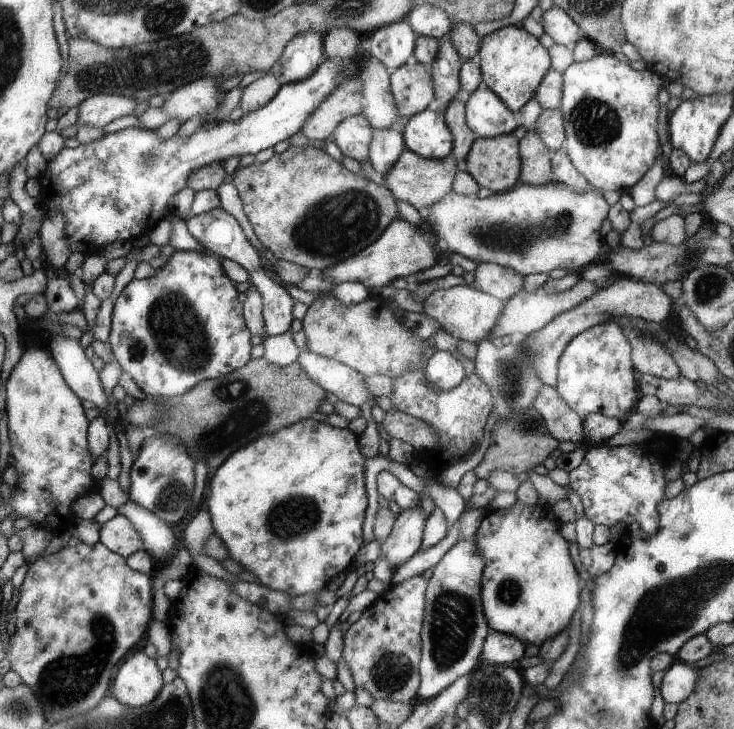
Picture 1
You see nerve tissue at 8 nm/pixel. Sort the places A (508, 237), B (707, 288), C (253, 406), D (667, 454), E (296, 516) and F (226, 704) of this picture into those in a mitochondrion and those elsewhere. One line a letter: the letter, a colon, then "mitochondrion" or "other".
A: mitochondrion
B: mitochondrion
C: mitochondrion
D: other
E: mitochondrion
F: mitochondrion

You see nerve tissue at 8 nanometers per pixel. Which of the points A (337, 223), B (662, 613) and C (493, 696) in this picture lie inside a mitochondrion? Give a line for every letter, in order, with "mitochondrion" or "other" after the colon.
A: mitochondrion
B: mitochondrion
C: mitochondrion

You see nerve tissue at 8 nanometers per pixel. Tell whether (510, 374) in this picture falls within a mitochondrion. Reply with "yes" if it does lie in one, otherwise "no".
yes

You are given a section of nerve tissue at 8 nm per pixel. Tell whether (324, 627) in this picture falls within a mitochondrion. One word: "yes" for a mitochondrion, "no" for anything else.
no

